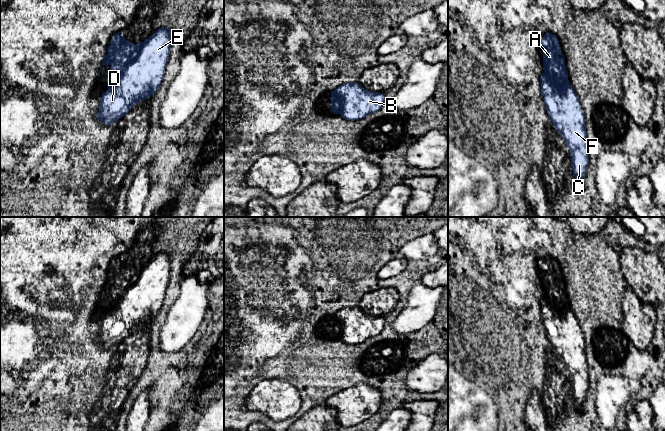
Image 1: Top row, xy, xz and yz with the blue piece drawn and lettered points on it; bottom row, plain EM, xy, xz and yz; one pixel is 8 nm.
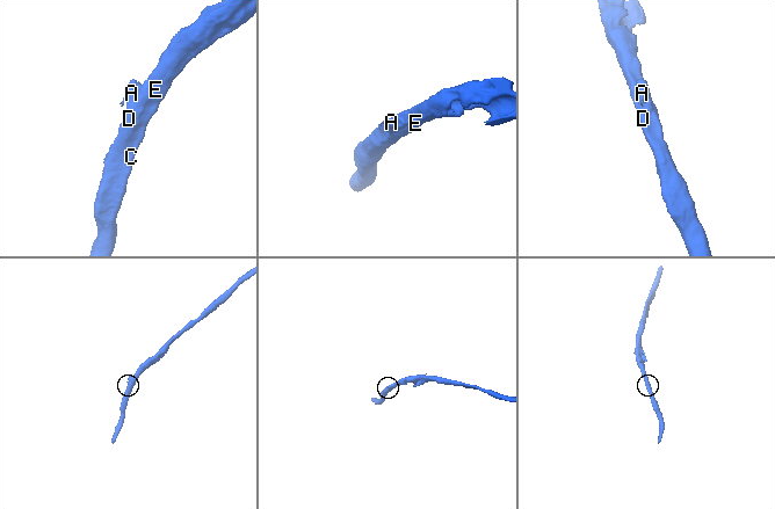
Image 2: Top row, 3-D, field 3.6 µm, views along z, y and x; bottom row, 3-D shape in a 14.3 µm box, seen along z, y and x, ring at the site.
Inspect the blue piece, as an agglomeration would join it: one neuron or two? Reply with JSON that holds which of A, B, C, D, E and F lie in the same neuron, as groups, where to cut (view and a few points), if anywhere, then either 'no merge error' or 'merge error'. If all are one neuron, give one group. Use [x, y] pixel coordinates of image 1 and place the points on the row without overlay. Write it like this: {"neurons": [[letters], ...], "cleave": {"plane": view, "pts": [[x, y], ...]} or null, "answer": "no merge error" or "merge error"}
{"neurons": [["A"], ["B", "C", "D", "E", "F"]], "cleave": {"plane": "xy", "pts": [[138, 268], [137, 275], [131, 286], [108, 313]]}, "answer": "merge error"}

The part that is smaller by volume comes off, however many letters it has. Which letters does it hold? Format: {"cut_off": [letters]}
{"cut_off": ["A"]}

